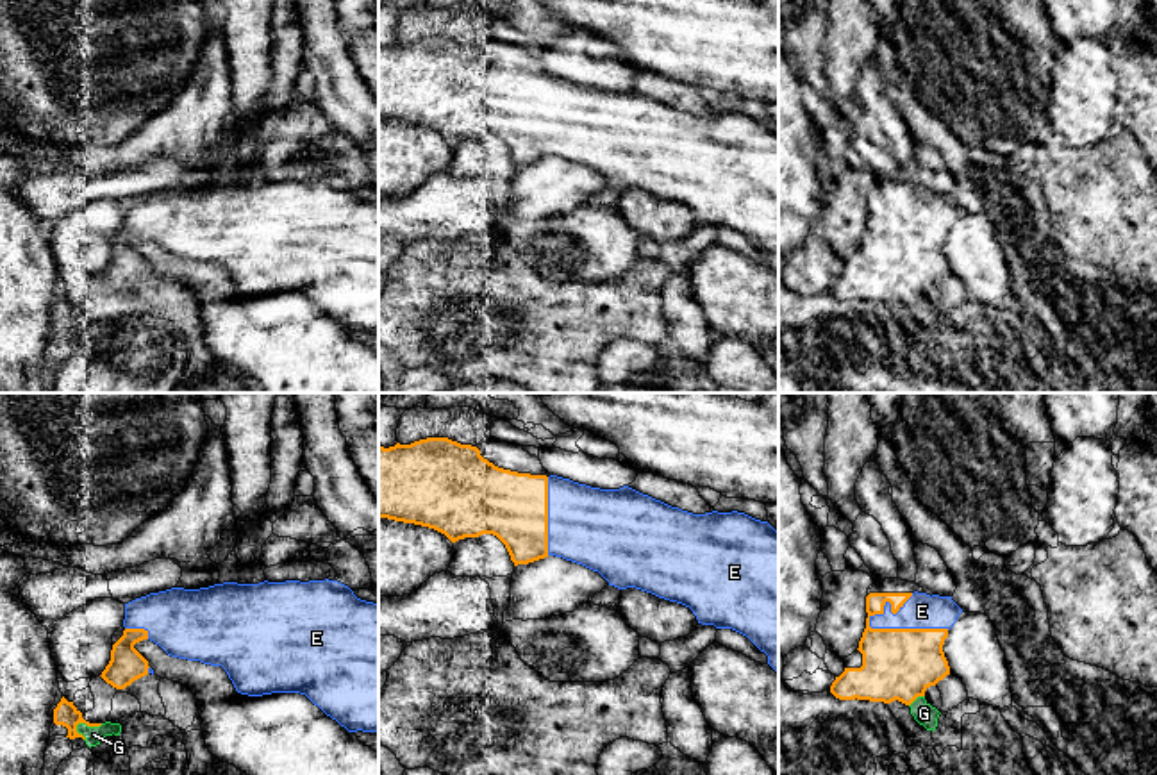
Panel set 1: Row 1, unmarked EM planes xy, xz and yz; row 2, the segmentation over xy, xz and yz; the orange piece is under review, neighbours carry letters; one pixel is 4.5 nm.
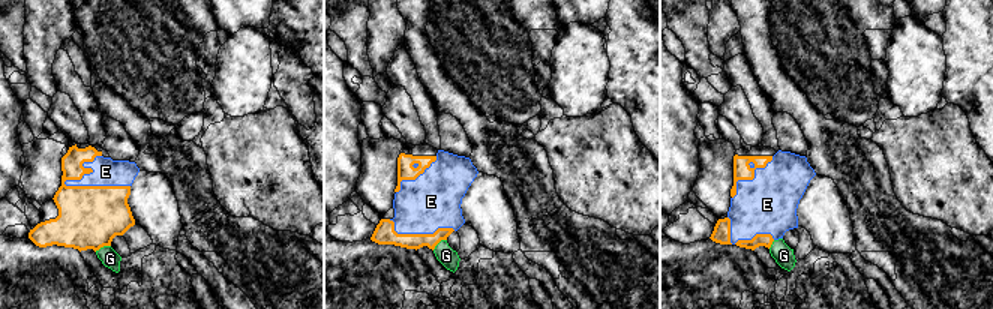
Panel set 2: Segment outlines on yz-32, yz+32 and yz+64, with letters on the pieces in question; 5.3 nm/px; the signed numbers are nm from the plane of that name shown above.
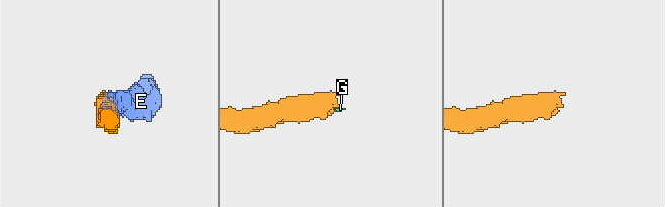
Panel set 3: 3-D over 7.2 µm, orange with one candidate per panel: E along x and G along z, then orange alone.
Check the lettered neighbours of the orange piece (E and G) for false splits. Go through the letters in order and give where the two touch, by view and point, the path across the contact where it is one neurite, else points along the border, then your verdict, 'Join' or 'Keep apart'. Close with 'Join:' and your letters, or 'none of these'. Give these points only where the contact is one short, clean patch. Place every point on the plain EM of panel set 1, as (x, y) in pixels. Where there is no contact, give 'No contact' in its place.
E: Touches orange at yz (906, 229). Join
G: Touches orange at xy (86, 324). Keep apart
Join: E

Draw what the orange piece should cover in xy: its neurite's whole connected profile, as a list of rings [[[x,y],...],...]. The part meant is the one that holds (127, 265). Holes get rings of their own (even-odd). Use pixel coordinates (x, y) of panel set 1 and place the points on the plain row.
[[[337,180],[223,182],[200,189],[171,188],[125,204],[123,236],[112,245],[102,279],[116,289],[152,273],[134,248],[150,239],[168,255],[221,266],[241,295],[300,293],[348,332],[379,334],[379,204],[361,200]]]

